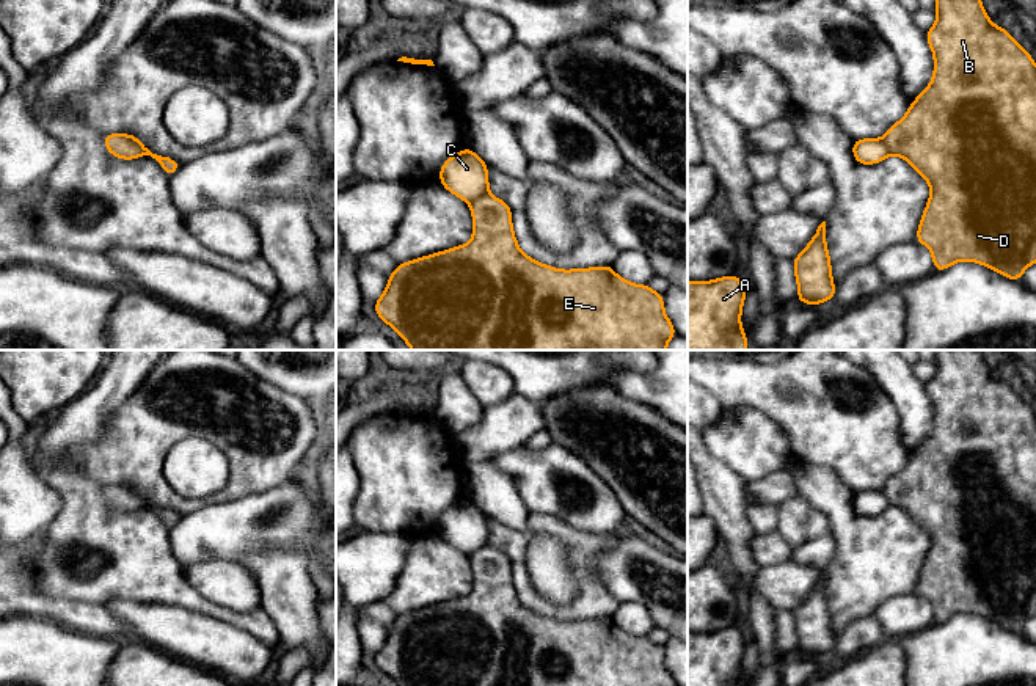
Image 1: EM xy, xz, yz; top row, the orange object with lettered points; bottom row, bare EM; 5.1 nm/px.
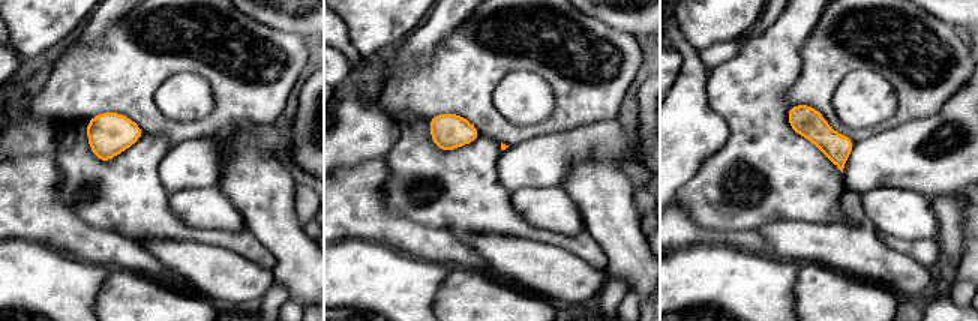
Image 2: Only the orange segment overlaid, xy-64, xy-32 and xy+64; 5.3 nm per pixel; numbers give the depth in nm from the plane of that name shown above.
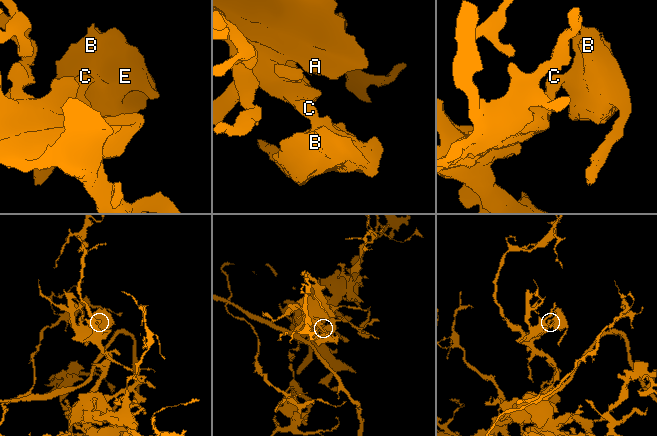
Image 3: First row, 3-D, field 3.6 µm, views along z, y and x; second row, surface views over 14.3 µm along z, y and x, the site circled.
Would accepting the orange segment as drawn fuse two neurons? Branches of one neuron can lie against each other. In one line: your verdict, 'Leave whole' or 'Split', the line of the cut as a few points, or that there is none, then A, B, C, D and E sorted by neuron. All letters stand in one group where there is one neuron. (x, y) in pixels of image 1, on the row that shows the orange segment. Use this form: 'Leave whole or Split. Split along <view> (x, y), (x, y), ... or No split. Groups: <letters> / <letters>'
Split. Split along xy (124, 134), (145, 154). Groups: A C / B D E

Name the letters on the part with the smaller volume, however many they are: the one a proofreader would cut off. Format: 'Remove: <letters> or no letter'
Remove: B, D, E

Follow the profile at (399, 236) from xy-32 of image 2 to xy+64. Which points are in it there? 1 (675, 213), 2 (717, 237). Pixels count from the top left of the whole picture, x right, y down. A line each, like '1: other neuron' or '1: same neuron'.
1: same neuron
2: same neuron

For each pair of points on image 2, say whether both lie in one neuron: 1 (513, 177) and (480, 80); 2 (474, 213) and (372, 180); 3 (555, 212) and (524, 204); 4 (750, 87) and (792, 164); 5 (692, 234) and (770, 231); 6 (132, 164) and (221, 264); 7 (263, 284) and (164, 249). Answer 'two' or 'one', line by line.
1: two
2: two
3: one
4: one
5: two
6: two
7: one

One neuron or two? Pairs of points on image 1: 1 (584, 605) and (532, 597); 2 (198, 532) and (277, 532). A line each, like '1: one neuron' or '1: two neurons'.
1: one neuron
2: one neuron

